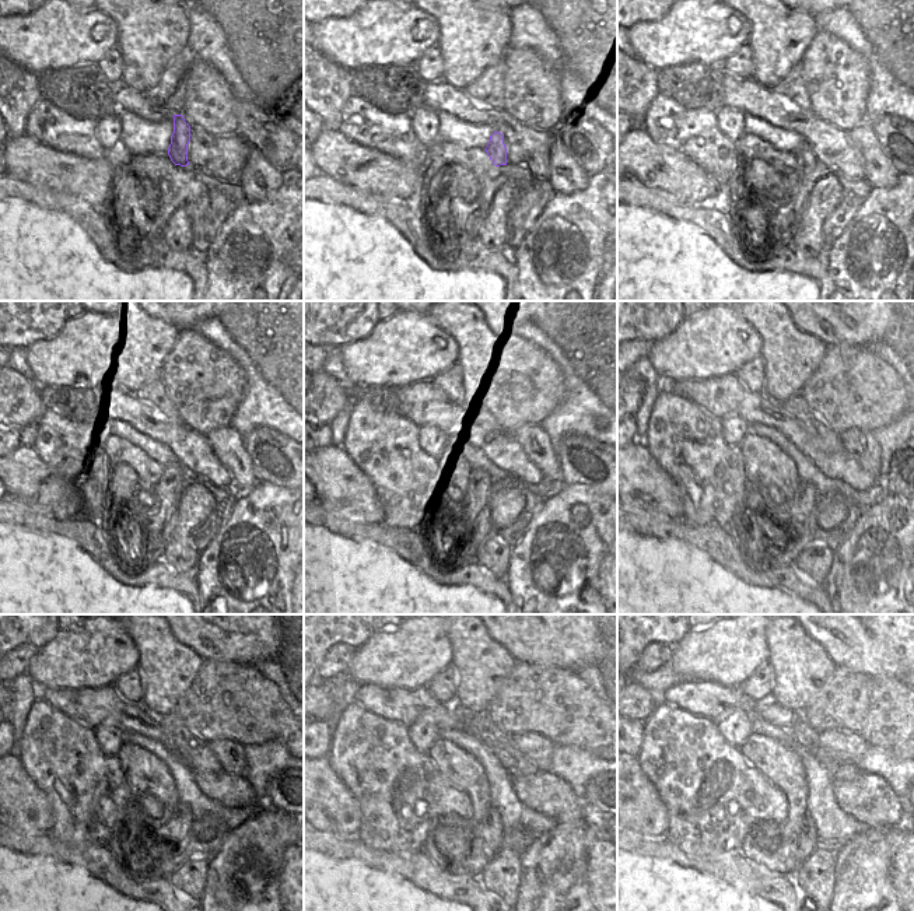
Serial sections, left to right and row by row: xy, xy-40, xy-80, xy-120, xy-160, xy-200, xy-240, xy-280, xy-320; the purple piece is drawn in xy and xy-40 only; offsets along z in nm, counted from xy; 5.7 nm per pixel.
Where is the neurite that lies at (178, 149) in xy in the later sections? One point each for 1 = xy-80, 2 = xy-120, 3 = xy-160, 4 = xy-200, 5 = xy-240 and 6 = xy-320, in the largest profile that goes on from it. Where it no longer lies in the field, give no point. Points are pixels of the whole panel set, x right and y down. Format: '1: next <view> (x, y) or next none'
1: next xy-80 (806, 161)
2: next xy-120 (167, 493)
3: next xy-160 (476, 500)
4: next xy-200 (801, 510)
5: next xy-240 (177, 829)
6: next xy-320 (806, 837)

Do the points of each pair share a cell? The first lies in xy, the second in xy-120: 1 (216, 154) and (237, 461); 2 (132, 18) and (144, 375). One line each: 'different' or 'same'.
1: different
2: same

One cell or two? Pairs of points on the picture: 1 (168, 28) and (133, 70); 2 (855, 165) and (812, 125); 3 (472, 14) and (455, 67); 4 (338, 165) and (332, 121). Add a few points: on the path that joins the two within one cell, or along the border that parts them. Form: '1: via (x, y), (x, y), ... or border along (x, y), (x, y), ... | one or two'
1: via (158, 38), (147, 49), (143, 60) | one
2: via (844, 157), (823, 136) | one
3: via (472, 27), (472, 38), (465, 55) | one
4: border along (325, 128), (335, 129) | two

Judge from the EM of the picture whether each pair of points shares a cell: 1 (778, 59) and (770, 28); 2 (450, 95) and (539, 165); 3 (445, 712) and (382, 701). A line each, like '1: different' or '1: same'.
1: same
2: same
3: same

